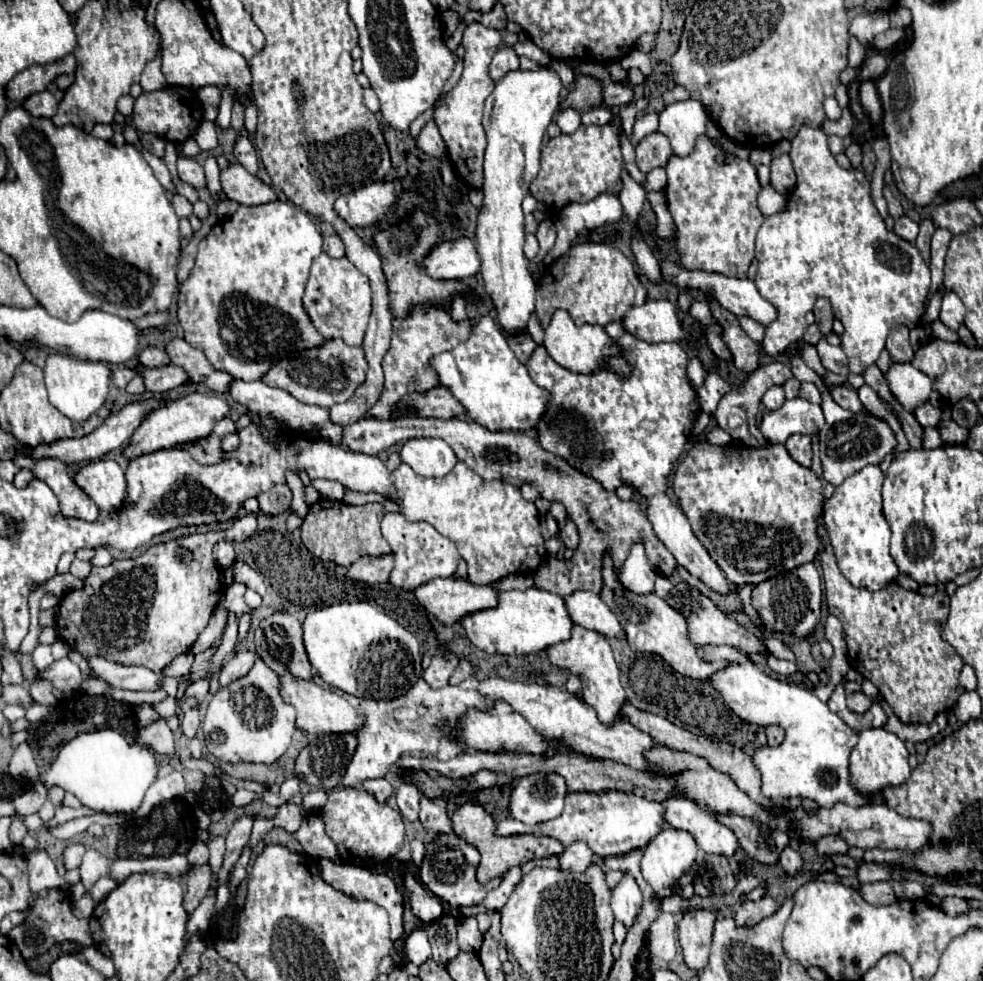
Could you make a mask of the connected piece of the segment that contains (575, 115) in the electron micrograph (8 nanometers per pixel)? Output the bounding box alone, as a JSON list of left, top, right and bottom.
[556,108,580,134]

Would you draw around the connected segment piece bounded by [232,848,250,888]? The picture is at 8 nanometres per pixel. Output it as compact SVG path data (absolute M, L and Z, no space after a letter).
M244 848L238 864L234 866L232 870L232 888L236 888L244 878L246 878L246 866L248 866L248 860L250 860L250 848Z

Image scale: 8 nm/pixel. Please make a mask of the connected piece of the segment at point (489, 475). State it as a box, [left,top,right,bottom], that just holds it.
[340,416,678,598]

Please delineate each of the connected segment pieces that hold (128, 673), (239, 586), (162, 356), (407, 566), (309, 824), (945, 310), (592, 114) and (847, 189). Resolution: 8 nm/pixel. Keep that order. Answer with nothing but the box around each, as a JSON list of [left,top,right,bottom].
[[88,658,166,692],[222,582,254,616],[138,348,170,368],[382,512,460,590],[294,814,338,860],[940,292,966,330],[582,108,614,126],[754,128,930,374]]

